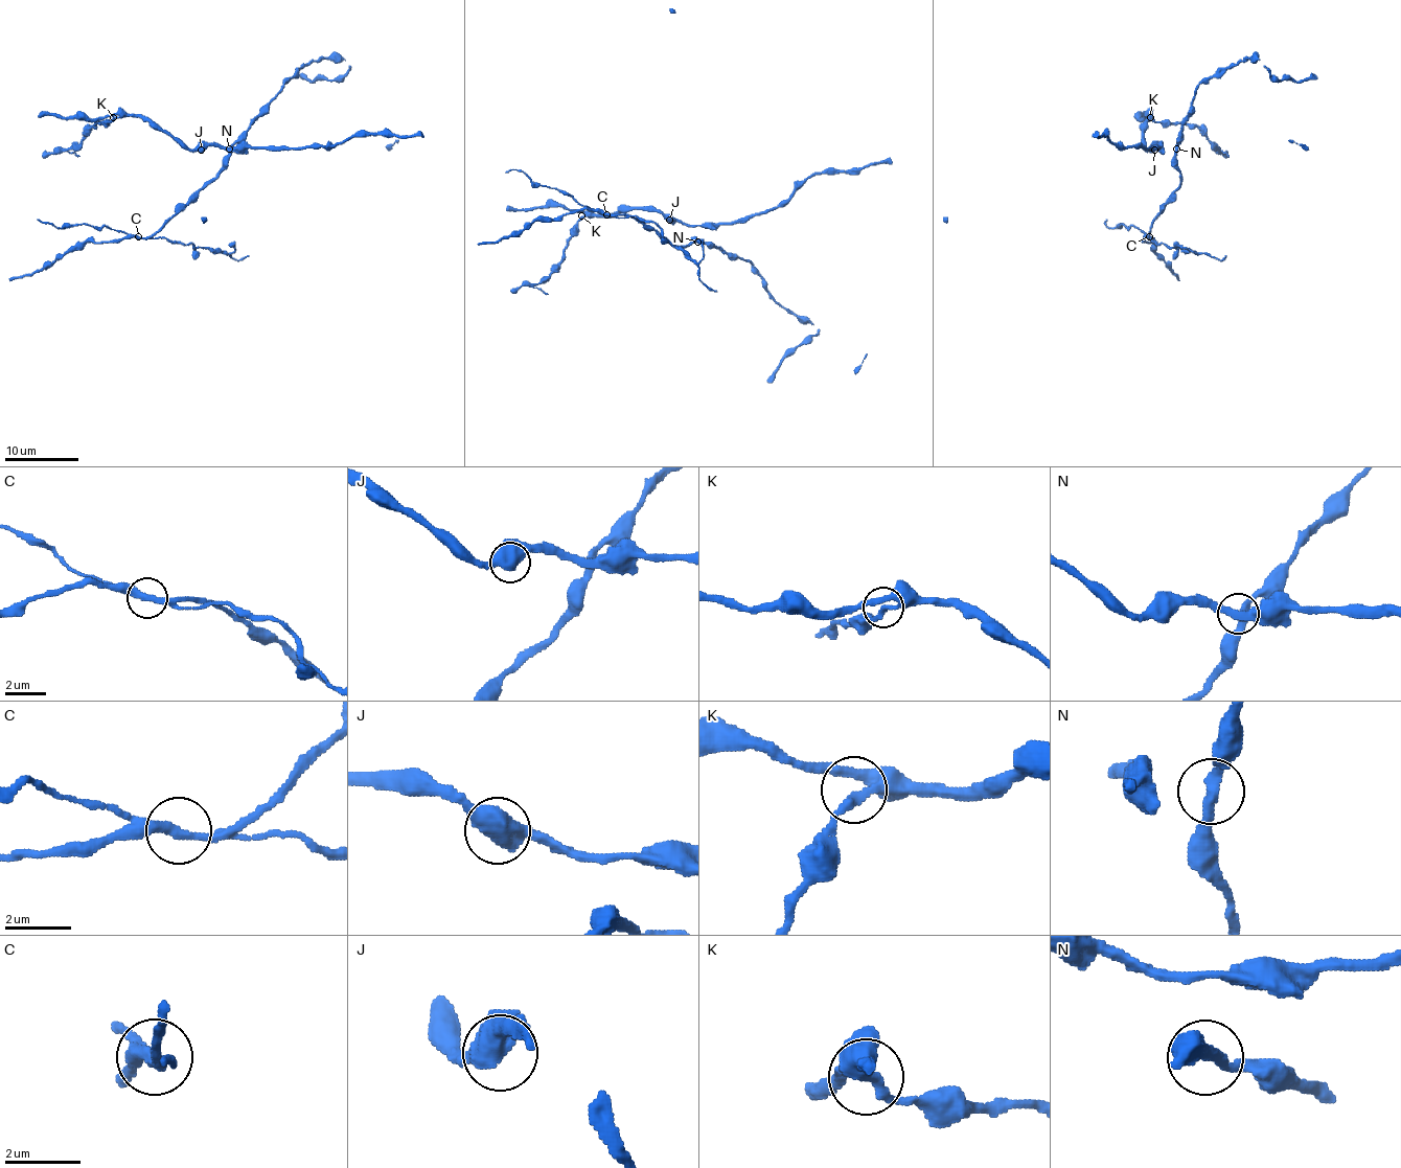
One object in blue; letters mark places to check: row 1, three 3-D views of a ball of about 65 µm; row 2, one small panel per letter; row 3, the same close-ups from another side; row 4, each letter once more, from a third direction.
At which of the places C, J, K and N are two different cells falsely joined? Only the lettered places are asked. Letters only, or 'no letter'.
C

